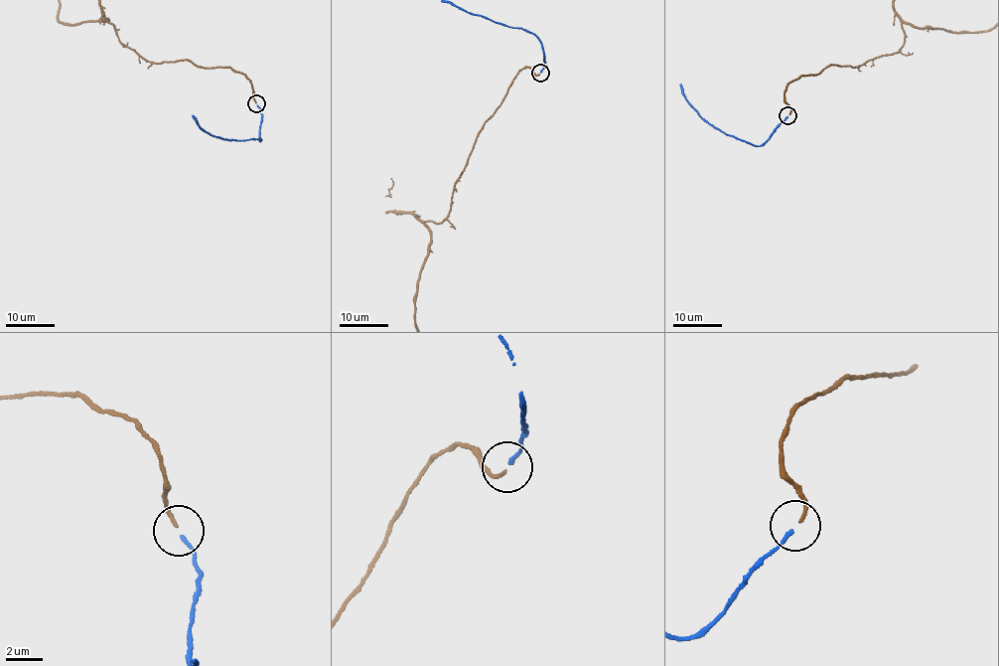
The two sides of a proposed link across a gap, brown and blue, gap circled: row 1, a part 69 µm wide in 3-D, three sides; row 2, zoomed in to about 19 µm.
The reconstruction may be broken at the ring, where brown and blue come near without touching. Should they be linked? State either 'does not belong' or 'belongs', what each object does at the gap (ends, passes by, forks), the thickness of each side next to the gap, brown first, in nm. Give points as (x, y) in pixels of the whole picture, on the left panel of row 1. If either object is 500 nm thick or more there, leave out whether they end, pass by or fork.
belongs | brown ends | blue ends | 190/200 nm

